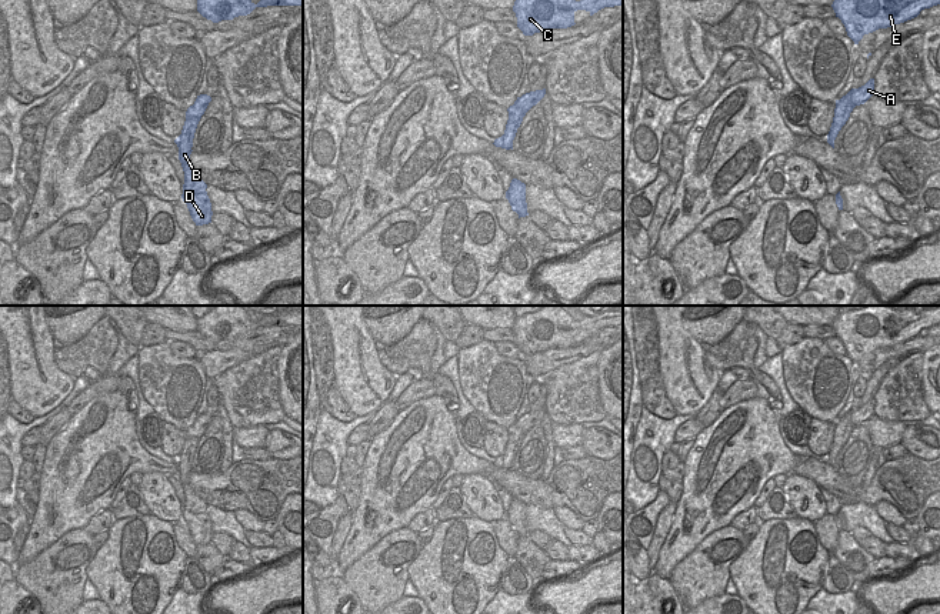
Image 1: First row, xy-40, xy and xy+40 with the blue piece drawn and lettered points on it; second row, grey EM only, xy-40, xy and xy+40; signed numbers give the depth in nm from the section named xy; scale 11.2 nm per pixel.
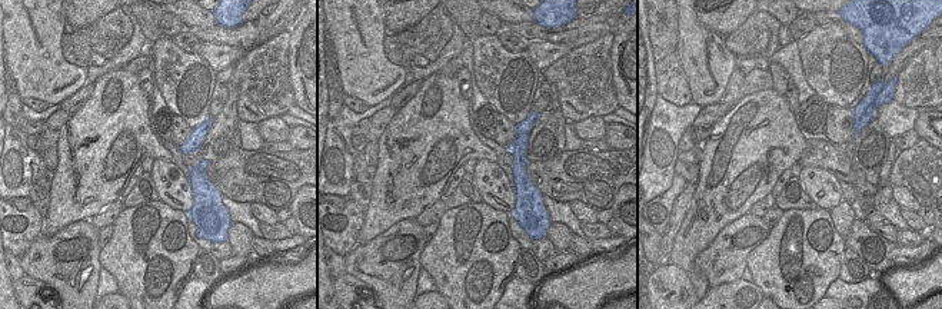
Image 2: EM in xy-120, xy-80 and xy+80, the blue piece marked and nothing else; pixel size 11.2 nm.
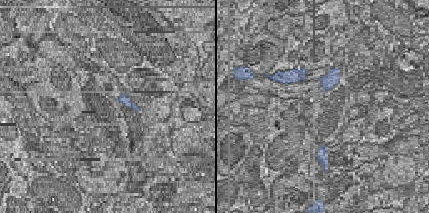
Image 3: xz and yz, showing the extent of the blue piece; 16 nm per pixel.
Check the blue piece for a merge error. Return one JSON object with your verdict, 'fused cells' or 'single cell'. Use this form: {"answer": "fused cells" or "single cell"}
{"answer": "fused cells"}

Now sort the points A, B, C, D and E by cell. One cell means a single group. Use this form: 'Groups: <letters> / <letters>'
Groups: A / B C D E

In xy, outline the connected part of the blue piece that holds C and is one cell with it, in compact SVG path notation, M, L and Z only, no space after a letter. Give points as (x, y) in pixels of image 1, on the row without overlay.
M543 306L539 311L516 317L513 331L517 347L524 356L550 348L567 348L574 346L574 333L586 330L593 336L604 327L623 326L623 306L601 314L576 321L566 306Z

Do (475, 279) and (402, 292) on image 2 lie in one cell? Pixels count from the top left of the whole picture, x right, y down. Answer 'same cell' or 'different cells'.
different cells

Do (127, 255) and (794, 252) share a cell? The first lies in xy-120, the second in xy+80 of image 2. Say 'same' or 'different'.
same

